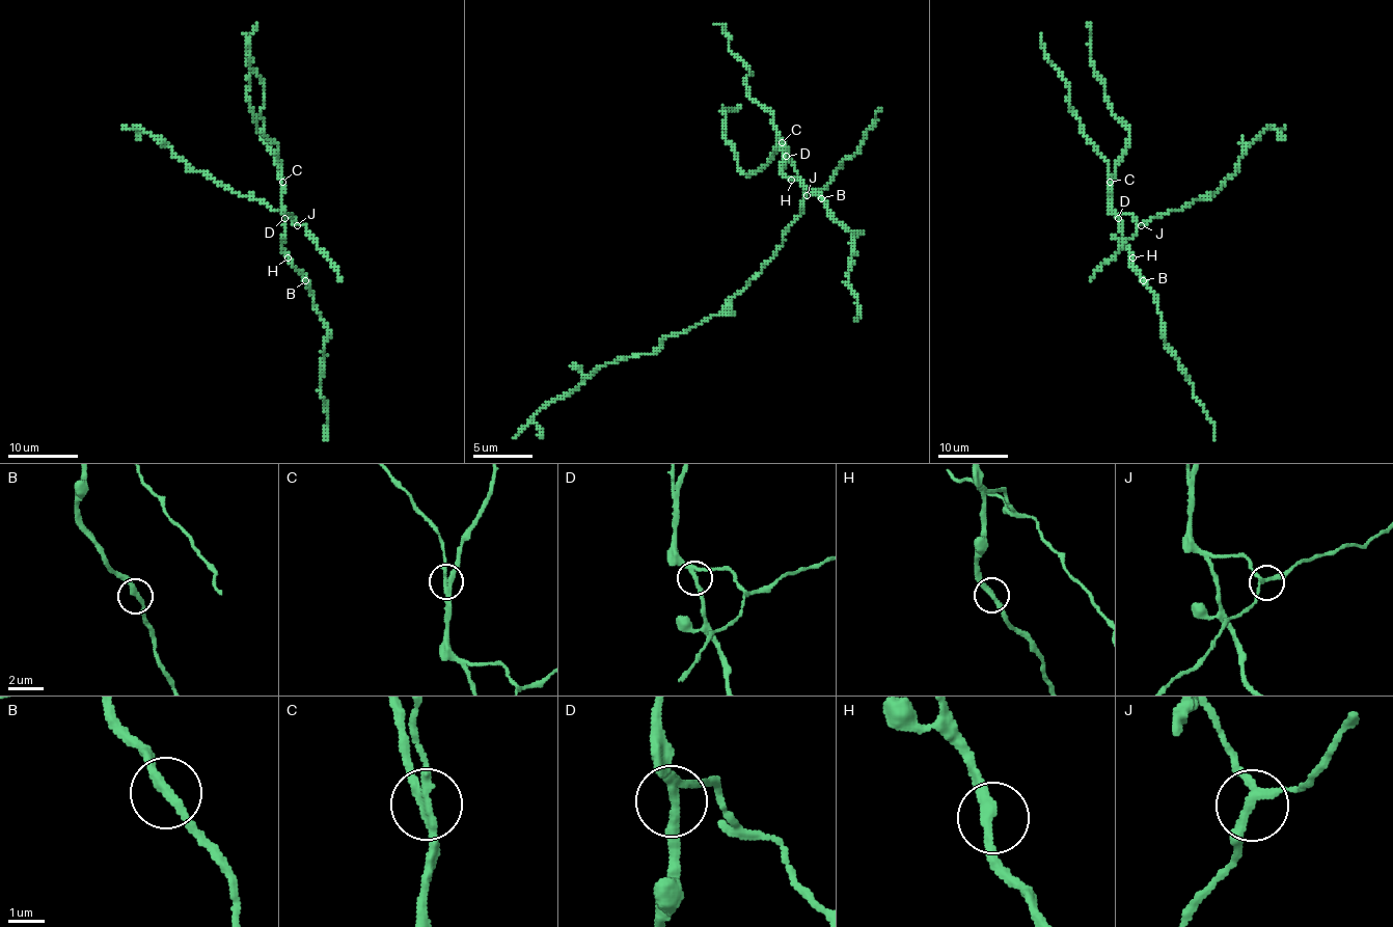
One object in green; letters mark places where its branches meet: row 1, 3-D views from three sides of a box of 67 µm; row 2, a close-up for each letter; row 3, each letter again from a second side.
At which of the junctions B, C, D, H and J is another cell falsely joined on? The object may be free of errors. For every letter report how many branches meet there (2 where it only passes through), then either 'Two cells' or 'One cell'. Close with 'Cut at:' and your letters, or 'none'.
B: Branches: 2. One cell
C: Branches: 3. Two cells
D: Branches: 3. One cell
H: Branches: 2. One cell
J: Branches: 3. One cell
Cut at: C

